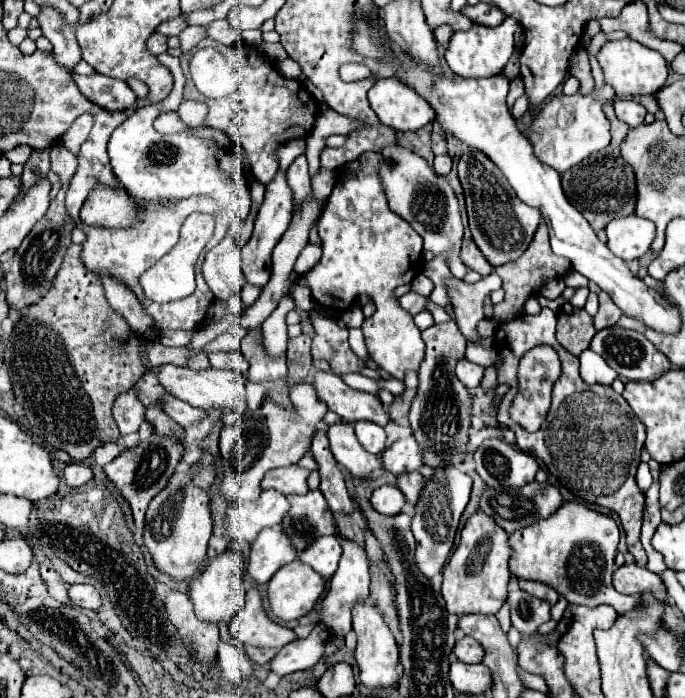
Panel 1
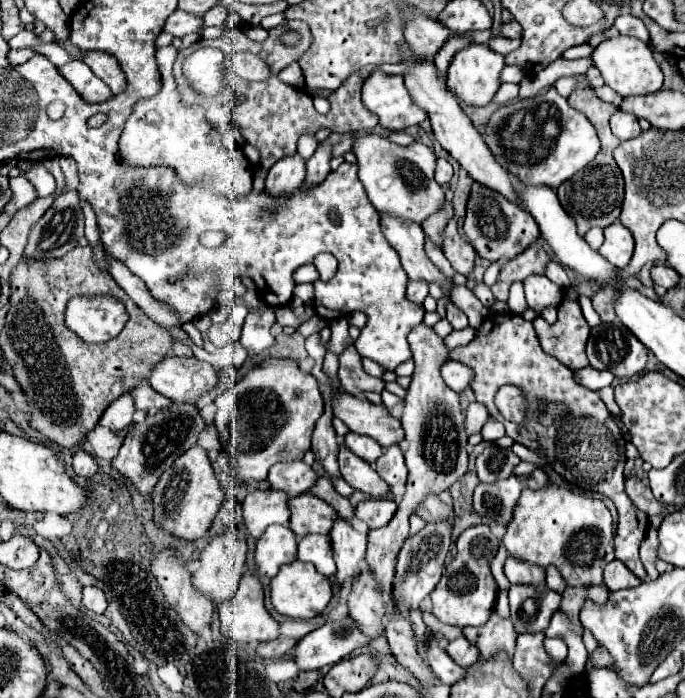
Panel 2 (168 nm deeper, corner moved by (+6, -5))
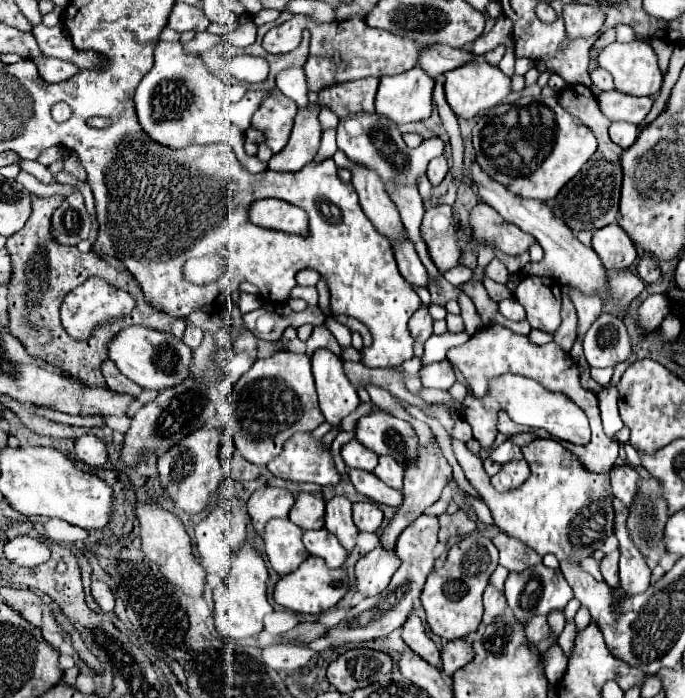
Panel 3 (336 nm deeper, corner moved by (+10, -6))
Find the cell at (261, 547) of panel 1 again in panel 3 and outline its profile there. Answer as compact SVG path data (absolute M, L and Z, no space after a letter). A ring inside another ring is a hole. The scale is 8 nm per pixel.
M271 519L265 525L265 555L273 571L281 577L295 571L309 557L301 543L301 535L303 531L289 519Z

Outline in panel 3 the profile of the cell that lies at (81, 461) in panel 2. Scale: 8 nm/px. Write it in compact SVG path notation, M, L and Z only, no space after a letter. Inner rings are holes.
M83 435L75 443L75 455L89 467L101 467L107 461L107 449L95 435Z

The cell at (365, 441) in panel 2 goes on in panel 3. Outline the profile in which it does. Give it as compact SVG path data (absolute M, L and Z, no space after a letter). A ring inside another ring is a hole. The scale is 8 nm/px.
M351 439L349 443L345 443L341 447L341 457L347 467L355 467L355 469L363 469L363 471L373 471L377 465L377 459L379 459L373 451L363 447L357 439Z

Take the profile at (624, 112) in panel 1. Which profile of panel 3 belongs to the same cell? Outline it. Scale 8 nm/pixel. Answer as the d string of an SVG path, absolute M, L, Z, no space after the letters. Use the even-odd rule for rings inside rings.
M615 121L615 123L611 123L611 127L609 127L609 137L611 137L619 147L623 147L623 149L631 147L631 145L635 143L637 135L639 135L639 127L633 125L633 123Z

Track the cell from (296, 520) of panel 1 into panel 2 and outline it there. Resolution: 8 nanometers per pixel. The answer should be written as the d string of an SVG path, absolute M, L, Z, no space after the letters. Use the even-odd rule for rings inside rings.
M311 492L291 498L289 510L291 510L289 526L297 534L297 538L303 538L307 534L327 534L329 528L333 526L333 520L337 518L335 508L323 502L321 498L313 496Z

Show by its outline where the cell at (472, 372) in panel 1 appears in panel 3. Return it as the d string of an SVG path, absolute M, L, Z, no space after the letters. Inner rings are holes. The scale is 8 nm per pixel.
M439 361L439 363L431 363L427 367L421 367L419 377L425 387L435 387L435 389L443 389L443 391L451 389L453 383L457 381L455 371L449 361Z

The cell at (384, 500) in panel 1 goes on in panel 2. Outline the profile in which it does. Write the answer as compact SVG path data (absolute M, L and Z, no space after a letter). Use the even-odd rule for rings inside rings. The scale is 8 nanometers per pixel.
M371 498L365 502L359 502L355 508L355 516L363 520L369 528L381 528L389 524L393 518L393 512L397 510L397 504L389 498Z

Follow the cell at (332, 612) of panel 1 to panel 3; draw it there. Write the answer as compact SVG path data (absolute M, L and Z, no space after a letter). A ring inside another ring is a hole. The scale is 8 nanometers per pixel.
M333 497L331 501L327 501L325 529L329 529L347 551L353 551L359 529L353 523L351 503L347 497Z

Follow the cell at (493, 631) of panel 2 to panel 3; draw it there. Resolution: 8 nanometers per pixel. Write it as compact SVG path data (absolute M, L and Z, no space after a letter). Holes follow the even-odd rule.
M487 587L485 589L485 595L483 595L483 605L485 605L485 615L483 615L483 621L481 621L481 627L493 623L497 617L503 617L505 613L505 595L501 591L497 591L495 587Z

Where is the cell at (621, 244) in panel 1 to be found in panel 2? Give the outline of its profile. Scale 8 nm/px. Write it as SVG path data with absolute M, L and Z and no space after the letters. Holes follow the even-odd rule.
M619 222L605 228L605 242L599 248L599 254L605 256L615 268L623 268L629 264L633 256L635 240L633 234Z

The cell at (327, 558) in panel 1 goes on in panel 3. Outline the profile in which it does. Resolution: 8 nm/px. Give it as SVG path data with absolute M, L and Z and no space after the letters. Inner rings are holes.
M317 529L317 531L305 531L303 533L303 545L309 555L325 559L325 563L331 569L337 569L343 565L347 551L339 545L337 537L329 533L327 529Z

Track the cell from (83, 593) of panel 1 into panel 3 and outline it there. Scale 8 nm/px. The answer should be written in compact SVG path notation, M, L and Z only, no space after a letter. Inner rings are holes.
M93 581L93 583L91 583L91 595L93 595L95 603L97 603L105 613L107 613L107 611L113 611L115 599L113 599L109 587L107 587L103 581Z

